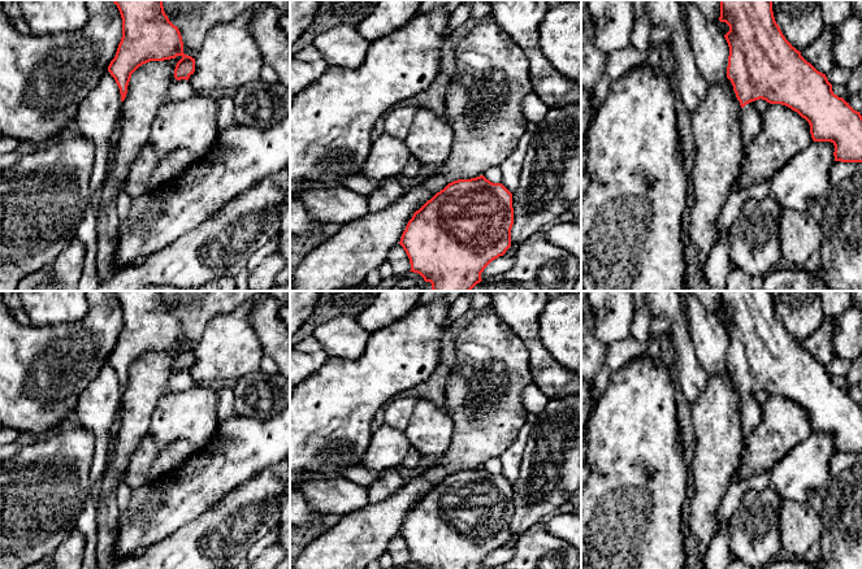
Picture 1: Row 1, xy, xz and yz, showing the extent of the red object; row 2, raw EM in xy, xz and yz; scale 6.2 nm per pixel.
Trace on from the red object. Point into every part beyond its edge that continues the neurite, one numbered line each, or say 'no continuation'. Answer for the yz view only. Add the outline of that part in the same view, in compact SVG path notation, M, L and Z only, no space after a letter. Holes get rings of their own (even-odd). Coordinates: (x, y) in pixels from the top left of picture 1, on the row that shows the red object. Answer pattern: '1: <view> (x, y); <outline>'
1: yz (750, 122); M754 101L741 108L740 126L744 147L746 148L753 142L753 139L759 134L762 127L762 113L759 113L754 108Z

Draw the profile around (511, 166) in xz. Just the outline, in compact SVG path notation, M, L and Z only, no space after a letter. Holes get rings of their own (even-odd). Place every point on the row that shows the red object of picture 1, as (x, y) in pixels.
M525 131L516 148L503 160L501 166L502 184L514 195L519 187L524 158L532 143L533 134Z

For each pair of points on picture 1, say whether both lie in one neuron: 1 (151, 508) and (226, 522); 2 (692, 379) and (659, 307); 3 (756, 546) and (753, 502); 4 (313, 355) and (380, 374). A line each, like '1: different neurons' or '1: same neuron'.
1: different neurons
2: same neuron
3: same neuron
4: different neurons

